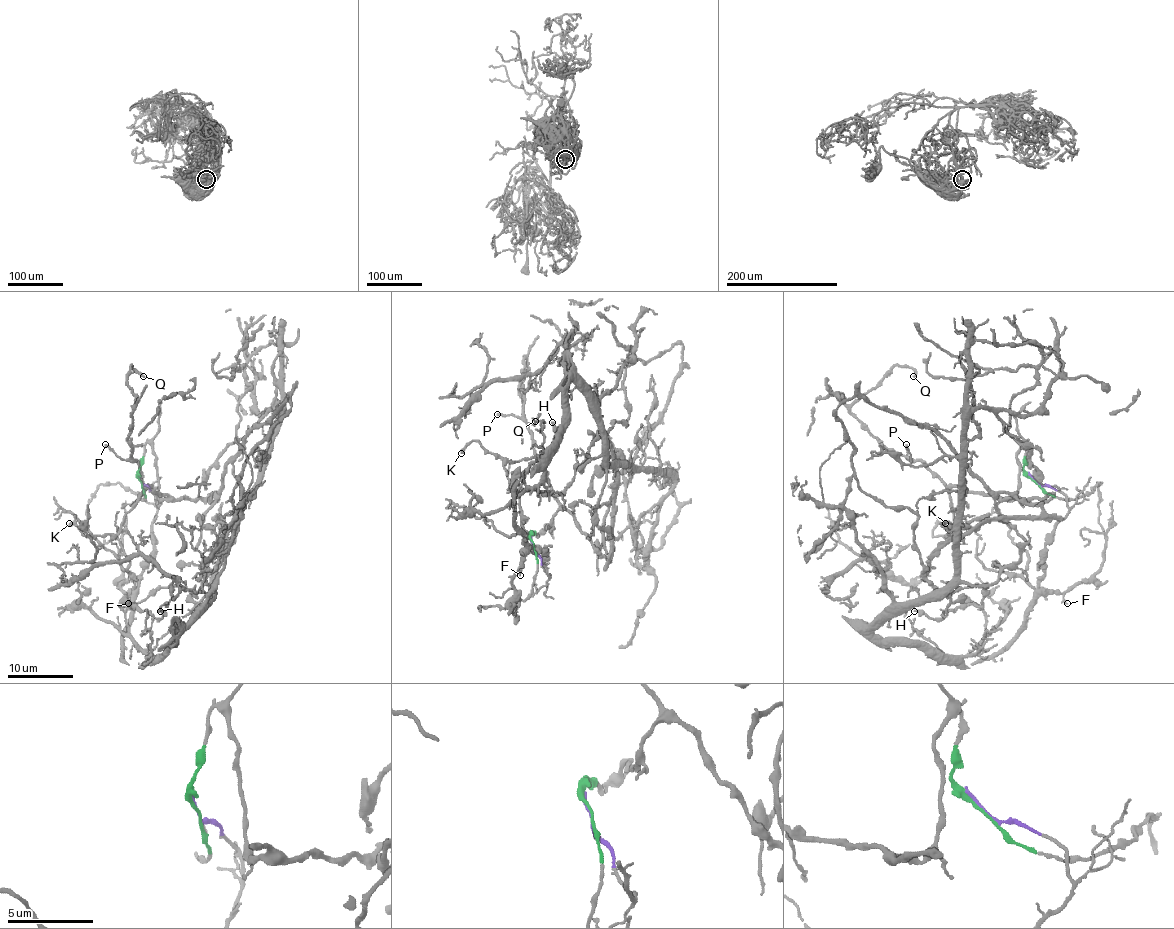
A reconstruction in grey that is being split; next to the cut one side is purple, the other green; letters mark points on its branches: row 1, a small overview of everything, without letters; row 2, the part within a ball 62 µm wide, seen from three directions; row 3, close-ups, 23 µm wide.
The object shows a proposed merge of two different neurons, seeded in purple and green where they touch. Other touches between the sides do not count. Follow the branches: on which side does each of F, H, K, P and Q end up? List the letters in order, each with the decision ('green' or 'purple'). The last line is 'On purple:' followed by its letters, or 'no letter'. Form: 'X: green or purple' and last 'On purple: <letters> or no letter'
F: purple
H: green
K: green
P: green
Q: green
On purple: F

